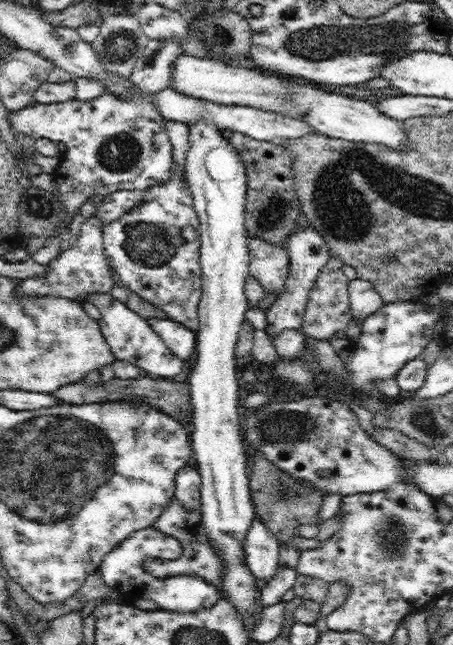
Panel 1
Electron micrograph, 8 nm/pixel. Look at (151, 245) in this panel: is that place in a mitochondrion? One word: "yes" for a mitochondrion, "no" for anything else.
yes

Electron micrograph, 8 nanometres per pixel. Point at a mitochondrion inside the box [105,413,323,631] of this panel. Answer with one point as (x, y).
(278, 492)

